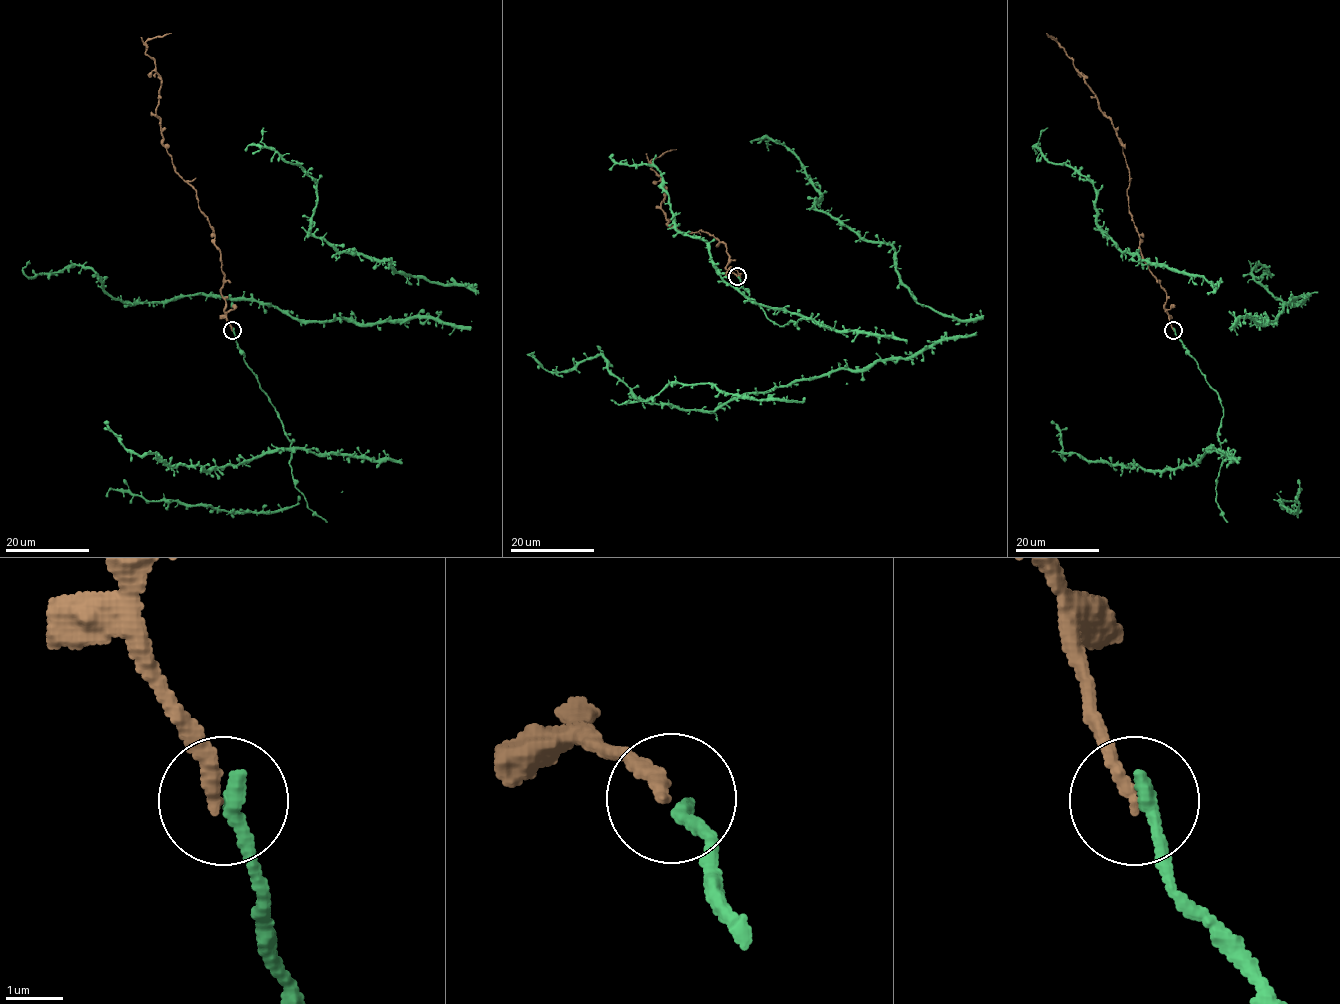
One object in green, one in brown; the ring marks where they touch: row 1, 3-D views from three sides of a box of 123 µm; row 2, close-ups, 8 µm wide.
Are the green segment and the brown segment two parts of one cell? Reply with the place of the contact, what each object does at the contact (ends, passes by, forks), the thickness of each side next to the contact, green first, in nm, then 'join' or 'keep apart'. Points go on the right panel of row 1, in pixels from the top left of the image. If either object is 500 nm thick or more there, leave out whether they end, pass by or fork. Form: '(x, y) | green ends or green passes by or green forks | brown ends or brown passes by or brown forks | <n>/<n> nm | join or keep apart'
(1173, 330) | green ends | brown ends | 280/240 nm | join

